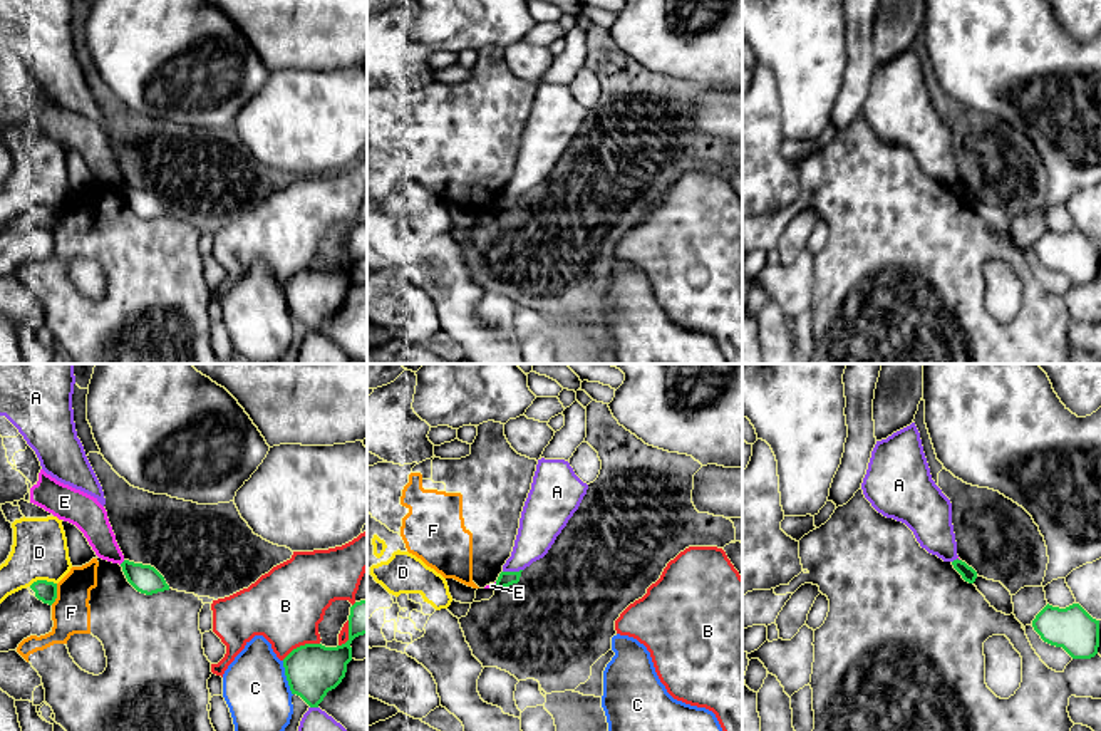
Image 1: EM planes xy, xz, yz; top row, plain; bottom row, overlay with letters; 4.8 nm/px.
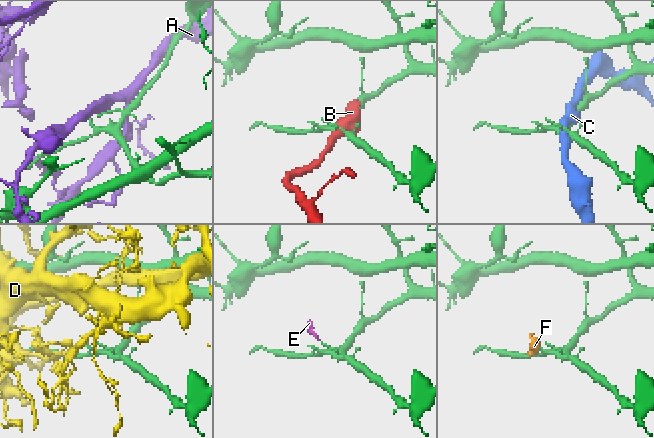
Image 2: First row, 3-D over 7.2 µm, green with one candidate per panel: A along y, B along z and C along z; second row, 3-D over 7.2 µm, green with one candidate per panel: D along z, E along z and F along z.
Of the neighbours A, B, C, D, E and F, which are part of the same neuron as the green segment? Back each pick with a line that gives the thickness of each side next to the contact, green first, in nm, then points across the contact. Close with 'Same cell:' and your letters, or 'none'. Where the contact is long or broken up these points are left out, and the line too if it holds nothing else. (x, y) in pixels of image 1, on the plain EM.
Same cell: none

